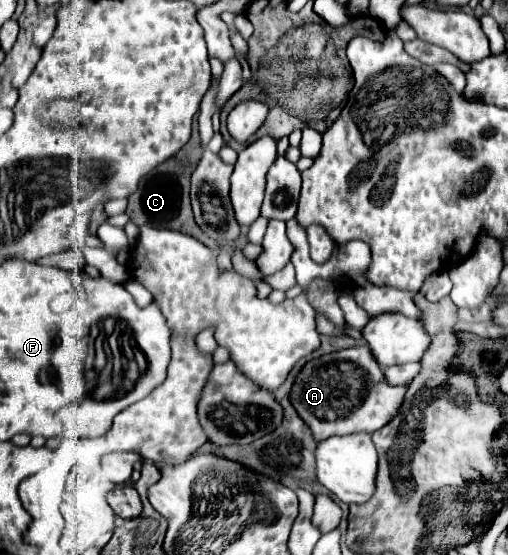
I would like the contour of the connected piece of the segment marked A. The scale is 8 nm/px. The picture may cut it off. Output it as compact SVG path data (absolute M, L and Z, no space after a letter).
M349 347L311 359L295 377L289 401L297 415L307 423L313 439L323 441L333 435L373 433L387 425L403 401L405 387L391 387L383 379L383 371L373 363L369 347Z

